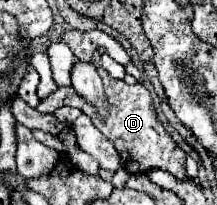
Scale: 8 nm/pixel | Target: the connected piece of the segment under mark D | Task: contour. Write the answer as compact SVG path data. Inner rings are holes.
M99 68L99 76L103 80L105 96L109 102L109 114L105 118L103 116L99 118L97 110L91 104L87 104L71 86L59 88L53 94L49 94L45 100L41 100L37 110L41 114L47 114L47 112L53 114L61 106L79 108L85 116L91 118L91 122L97 126L97 130L103 132L103 136L115 144L115 148L121 156L121 164L129 174L145 174L149 170L165 170L165 172L173 174L177 180L183 180L185 178L185 152L179 150L179 146L173 142L173 138L165 132L163 124L157 120L153 98L149 94L149 90L143 84L129 86L123 80L111 78L105 68Z

